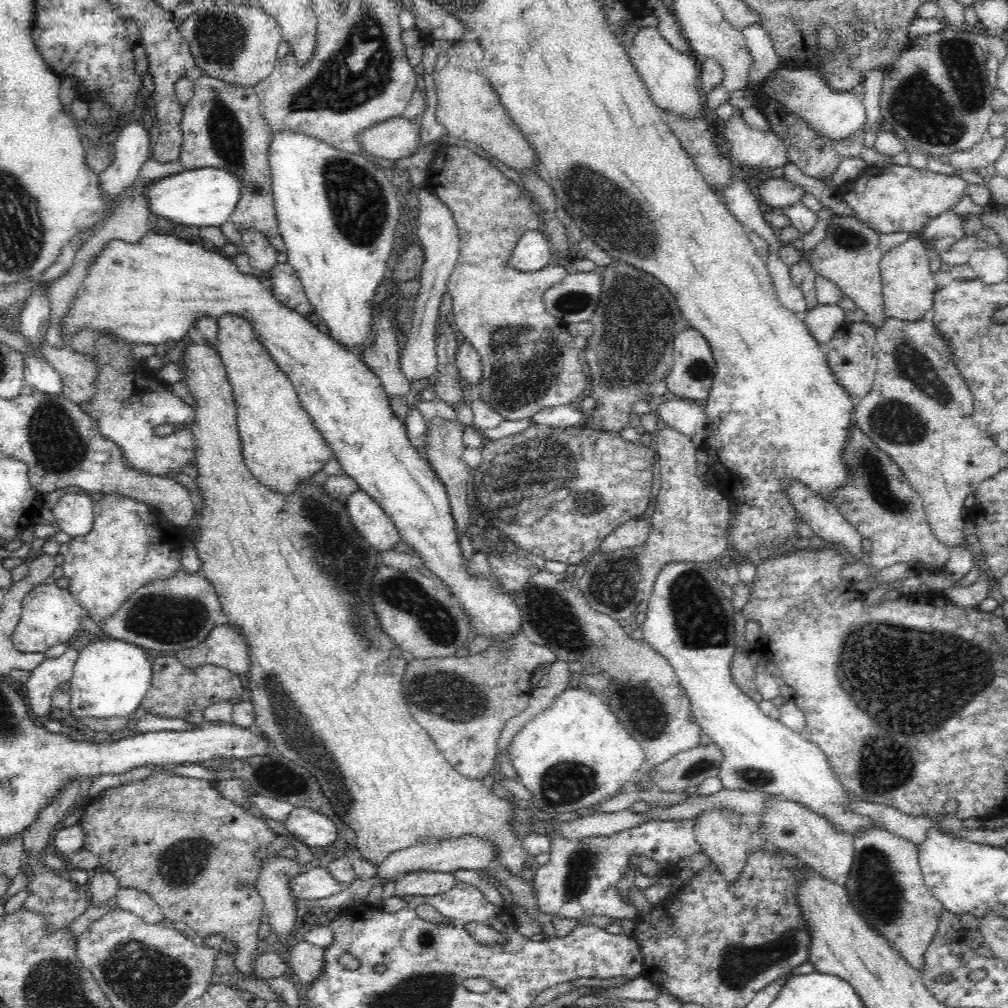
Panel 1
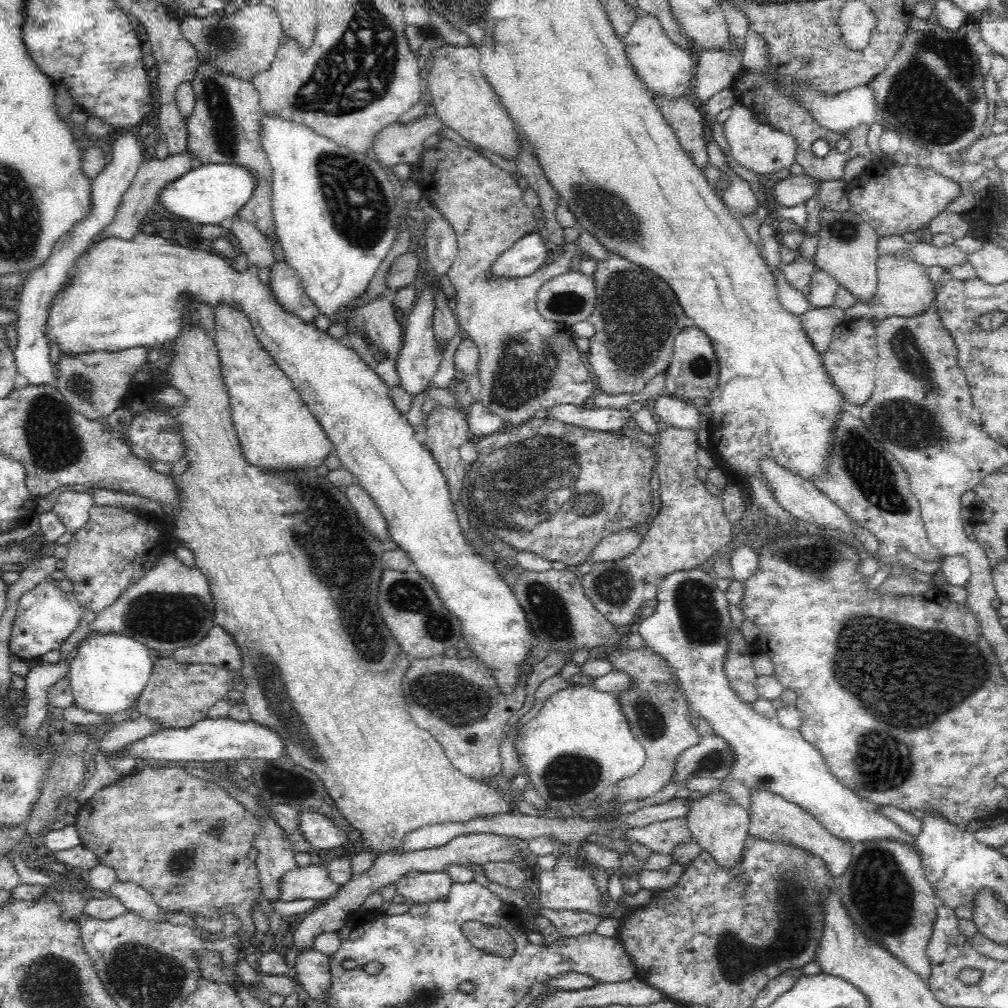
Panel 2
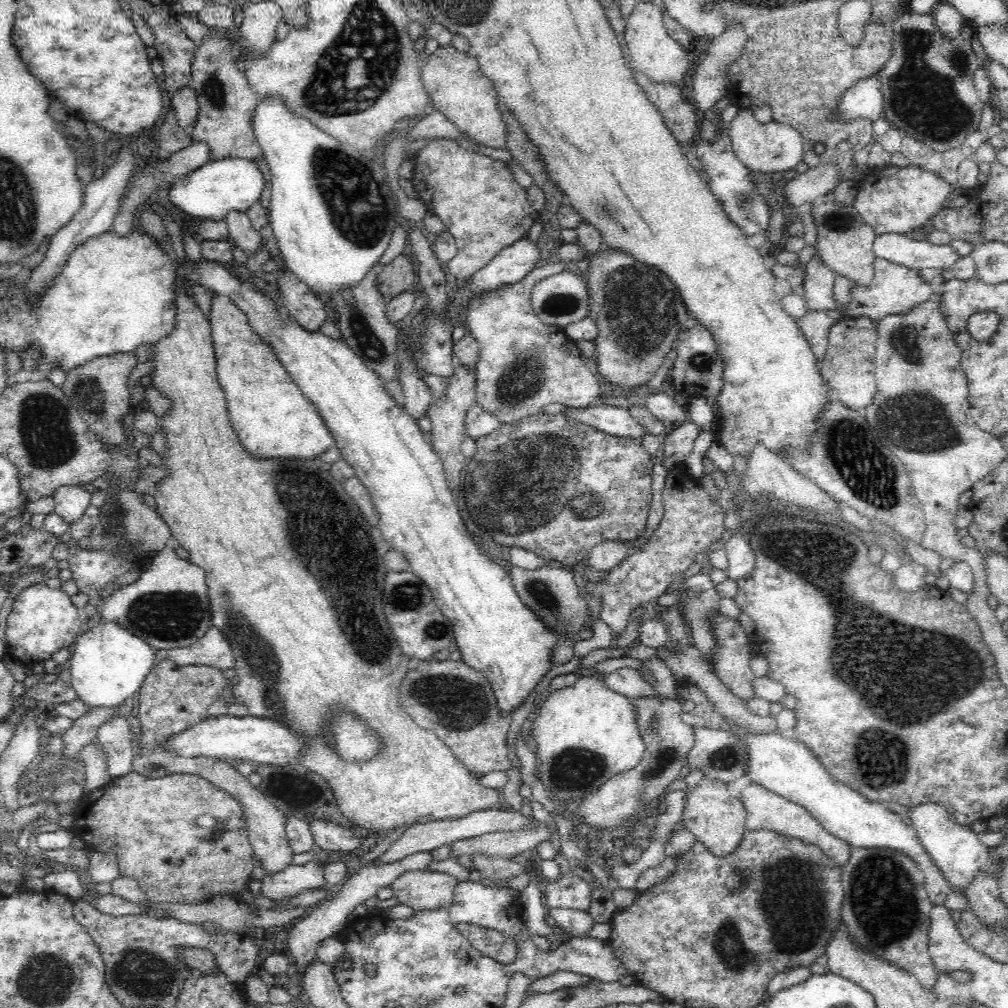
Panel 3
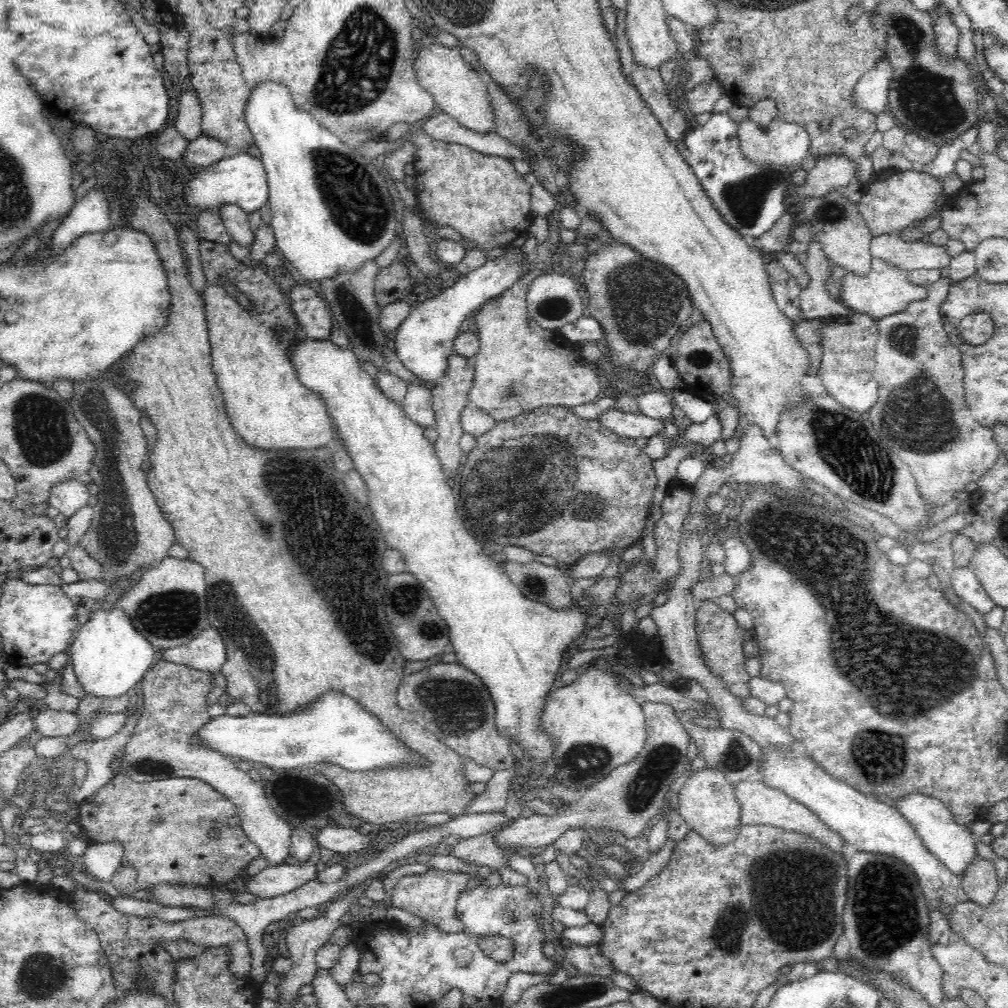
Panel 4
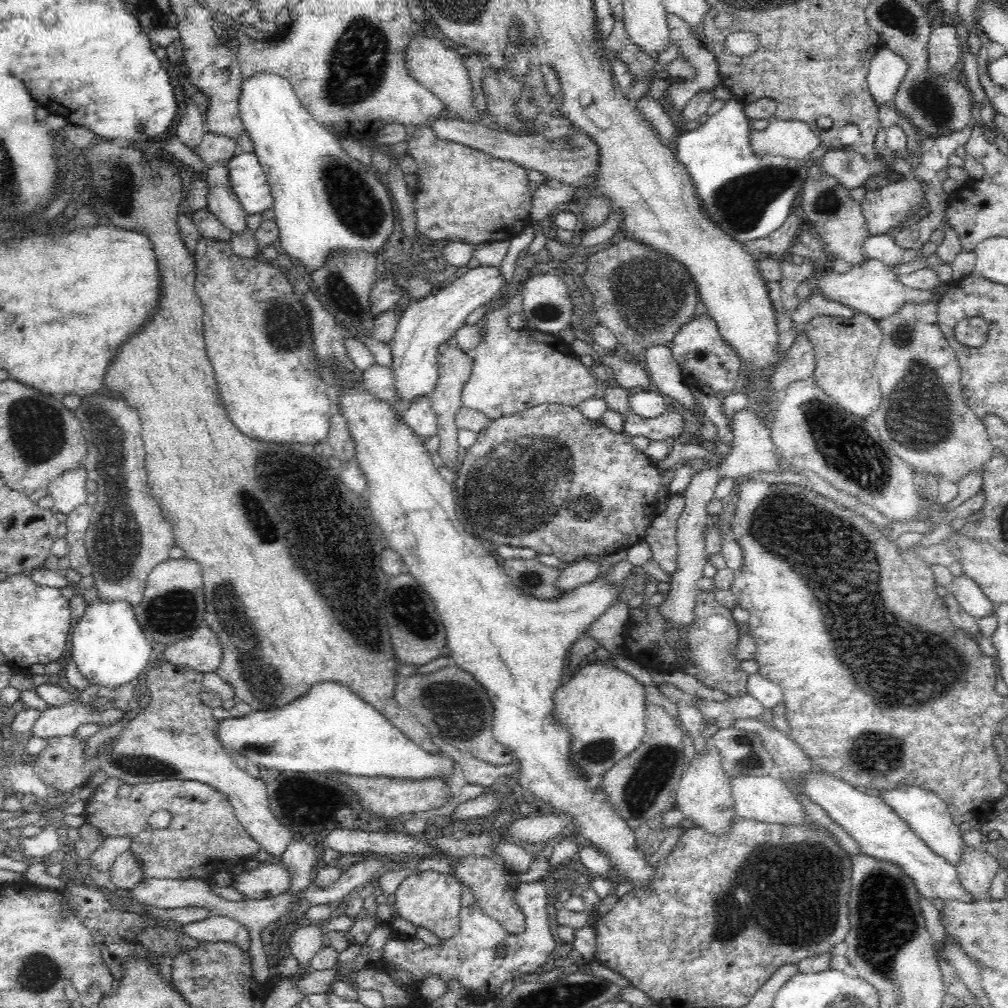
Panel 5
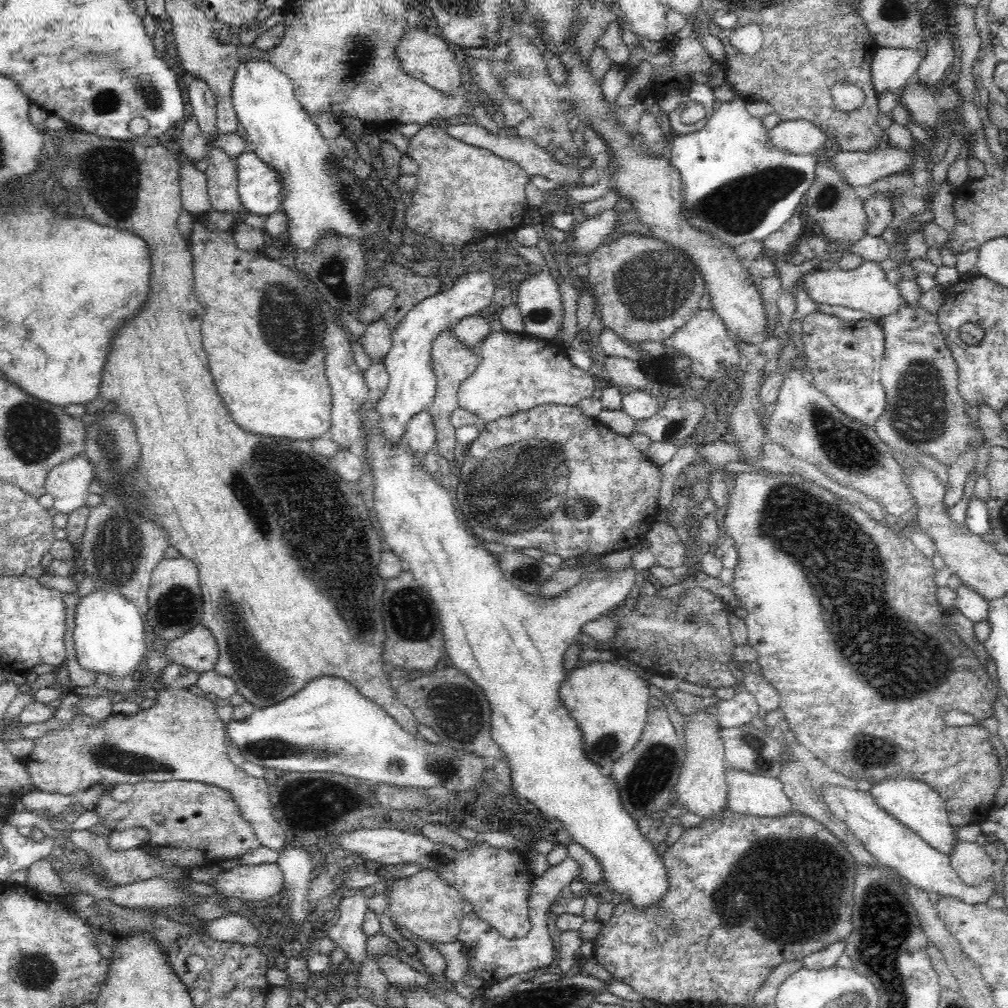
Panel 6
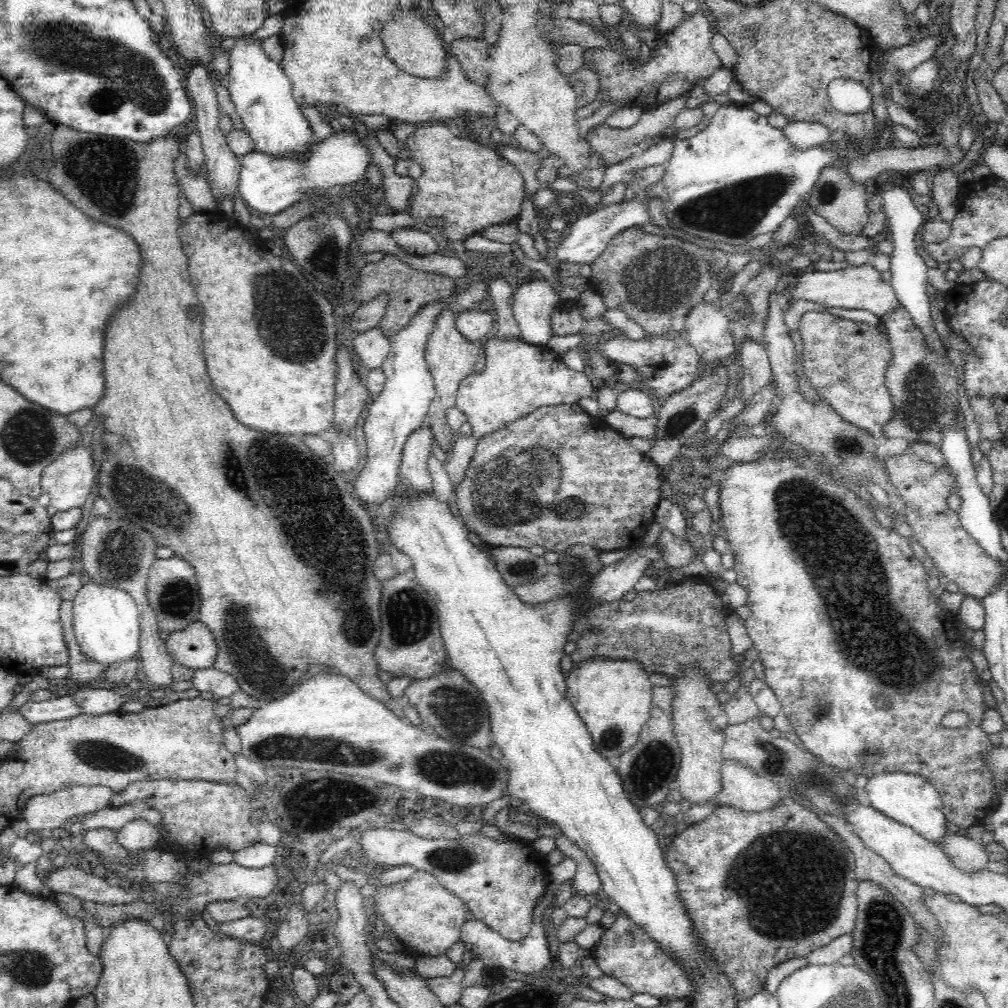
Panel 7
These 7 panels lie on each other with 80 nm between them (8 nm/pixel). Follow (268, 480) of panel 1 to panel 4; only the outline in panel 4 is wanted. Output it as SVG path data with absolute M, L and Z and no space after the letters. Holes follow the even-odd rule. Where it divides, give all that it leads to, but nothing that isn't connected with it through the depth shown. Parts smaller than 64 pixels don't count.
M201 240L199 251L207 281L203 305L207 316L212 366L231 425L244 442L260 450L308 451L325 447L335 437L335 432L323 399L299 381L294 363L291 362L290 348L304 338L305 332L300 332L301 326L295 315L290 312L286 296L282 294L278 284L262 268L258 268L258 265L256 268L242 266L230 253L228 245ZM227 284L232 284L237 290L237 297L232 296L226 289ZM244 297L249 300L246 307L238 301Z

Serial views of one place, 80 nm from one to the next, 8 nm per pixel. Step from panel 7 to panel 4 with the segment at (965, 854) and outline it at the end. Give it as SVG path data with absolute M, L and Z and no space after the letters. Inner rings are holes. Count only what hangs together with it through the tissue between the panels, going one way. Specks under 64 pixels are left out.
M976 857L966 868L961 879L963 891L970 901L989 907L999 889L994 864L983 857Z

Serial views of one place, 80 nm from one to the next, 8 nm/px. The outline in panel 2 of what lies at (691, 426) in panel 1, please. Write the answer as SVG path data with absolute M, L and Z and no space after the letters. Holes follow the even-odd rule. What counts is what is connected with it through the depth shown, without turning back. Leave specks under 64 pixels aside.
M662 393L656 399L654 410L660 416L662 425L677 429L696 430L697 440L702 414L696 405Z

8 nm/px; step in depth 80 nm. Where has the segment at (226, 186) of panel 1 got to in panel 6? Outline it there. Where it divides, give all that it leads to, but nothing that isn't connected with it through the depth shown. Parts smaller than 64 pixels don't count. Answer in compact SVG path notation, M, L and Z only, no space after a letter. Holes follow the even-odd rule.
M246 149L235 159L236 172L238 175L237 191L241 198L245 212L256 215L269 215L280 209L282 198L286 195L282 193L282 179L274 167L269 167L267 163L260 161L256 153L251 149Z

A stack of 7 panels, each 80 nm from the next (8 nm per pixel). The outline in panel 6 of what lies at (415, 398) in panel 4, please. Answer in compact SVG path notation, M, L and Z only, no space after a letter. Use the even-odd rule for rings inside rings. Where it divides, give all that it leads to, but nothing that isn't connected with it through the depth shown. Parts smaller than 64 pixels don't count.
M428 408L420 411L408 421L402 442L415 450L419 460L424 459L426 451L436 440L435 424Z

